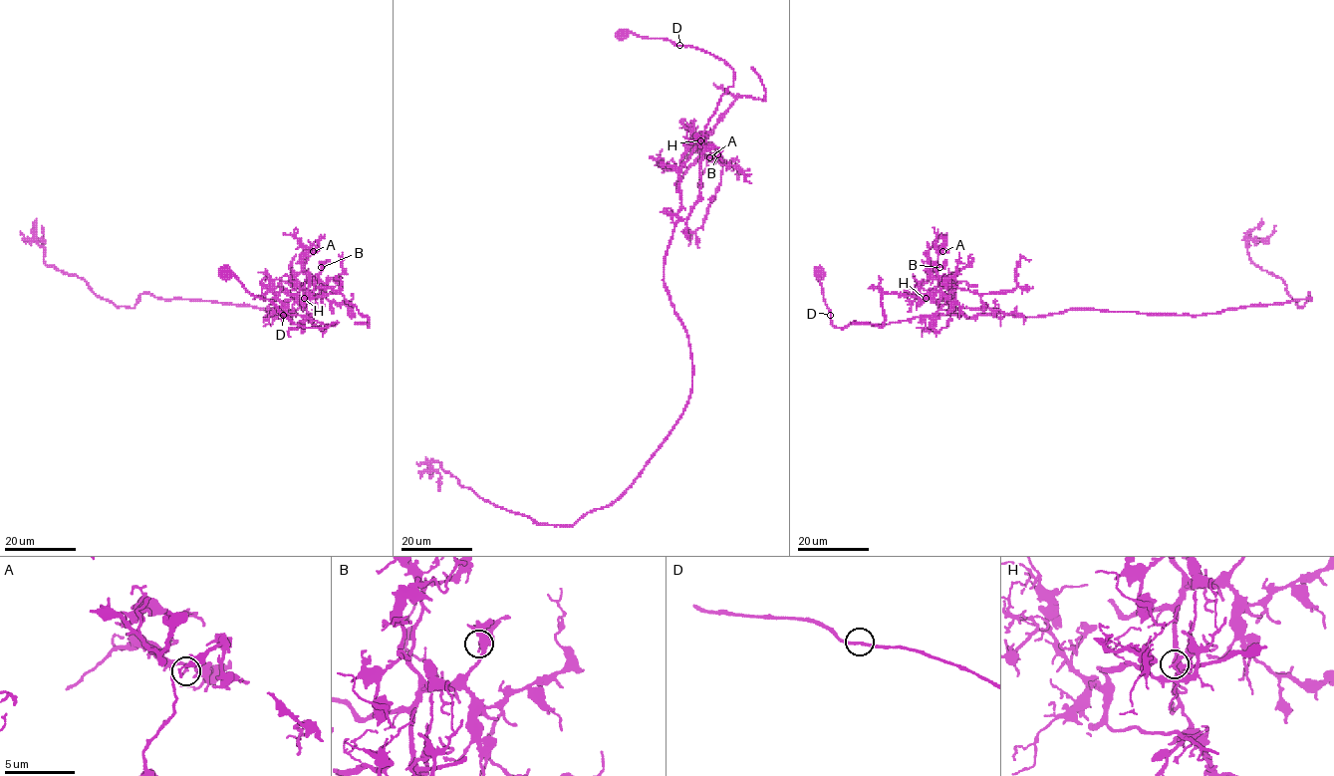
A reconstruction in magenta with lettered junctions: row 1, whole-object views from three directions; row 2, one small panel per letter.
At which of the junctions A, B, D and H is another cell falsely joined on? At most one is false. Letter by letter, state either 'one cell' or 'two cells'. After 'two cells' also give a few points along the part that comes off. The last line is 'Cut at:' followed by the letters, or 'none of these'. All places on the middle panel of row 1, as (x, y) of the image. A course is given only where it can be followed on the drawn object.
A: one cell
B: one cell
D: one cell
H: two cells; foreign part runs (700, 140), (704, 155), (723, 163), (718, 190), (704, 223), (694, 232), (687, 232), (689, 245)
Cut at: H

